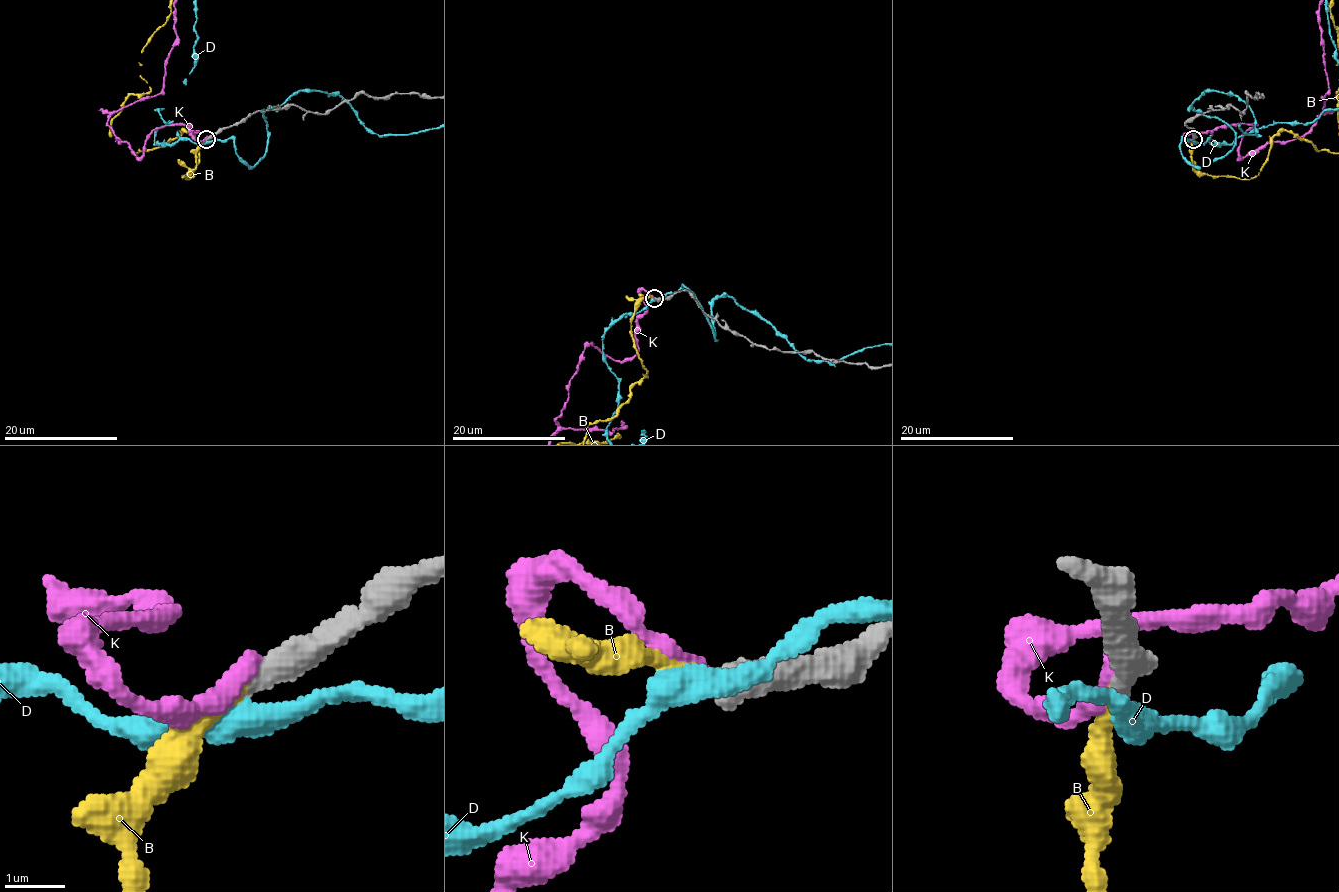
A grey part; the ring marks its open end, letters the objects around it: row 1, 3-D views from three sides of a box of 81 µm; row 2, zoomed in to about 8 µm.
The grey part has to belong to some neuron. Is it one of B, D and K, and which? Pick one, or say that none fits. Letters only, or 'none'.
B

